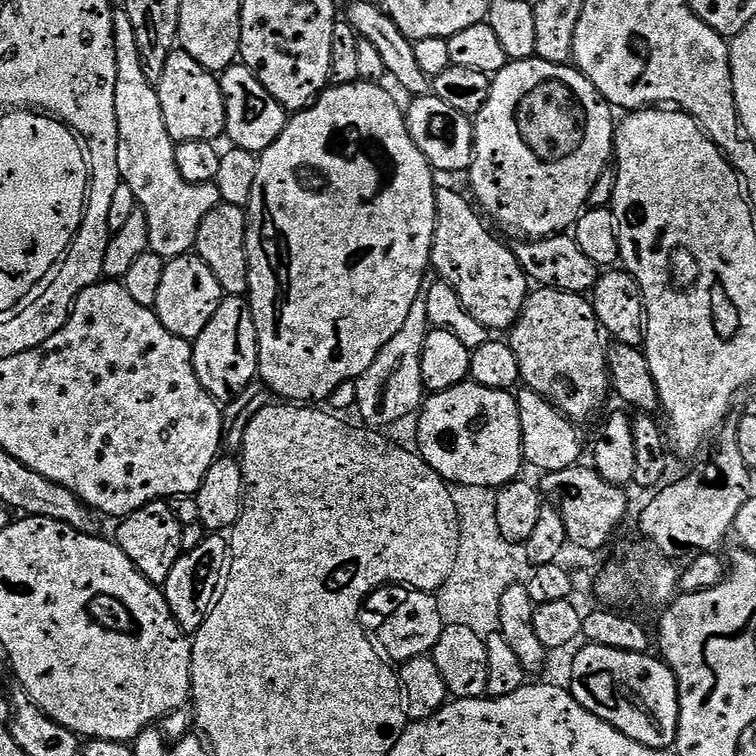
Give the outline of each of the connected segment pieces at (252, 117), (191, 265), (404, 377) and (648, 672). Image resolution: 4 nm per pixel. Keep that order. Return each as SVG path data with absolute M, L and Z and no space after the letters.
M242 62L231 64L231 66L225 68L219 77L219 81L220 89L224 95L224 105L226 106L227 139L232 139L231 143L235 147L246 150L247 152L257 154L265 152L276 141L278 134L282 134L286 123L286 109L273 98L270 90L266 90L266 86L262 86L262 82L258 82L258 78Z
M195 254L176 256L167 261L162 270L162 283L158 285L158 302L155 306L156 317L178 338L194 342L202 330L206 330L206 322L214 318L214 310L218 310L224 291L218 286L218 278L214 278L210 266L202 262Z
M421 298L410 306L410 315L406 322L402 322L402 330L382 346L378 358L355 381L356 406L355 411L365 425L373 429L382 430L390 422L398 418L406 418L413 415L423 405L426 399L426 389L422 382L422 346L426 346L426 338L430 331L430 325L426 318L426 302Z
M585 643L583 647L572 660L572 697L626 738L634 738L642 746L671 749L680 721L680 695L676 675L663 659L648 652L614 650L601 644Z

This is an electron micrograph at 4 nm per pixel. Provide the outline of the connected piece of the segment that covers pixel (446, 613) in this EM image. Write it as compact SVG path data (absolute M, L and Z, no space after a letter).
M457 485L451 491L460 518L459 552L450 578L446 578L435 598L445 624L470 626L470 630L481 634L496 634L500 630L502 594L529 575L528 549L524 544L511 544L502 538L493 489Z

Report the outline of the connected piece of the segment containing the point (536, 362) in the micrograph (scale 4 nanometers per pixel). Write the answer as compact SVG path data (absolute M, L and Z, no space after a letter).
M537 287L529 291L520 317L510 329L510 343L514 358L518 358L520 384L527 391L537 392L539 396L549 400L569 420L581 422L580 420L590 419L610 397L606 340L594 314L592 301L587 295L557 288Z

